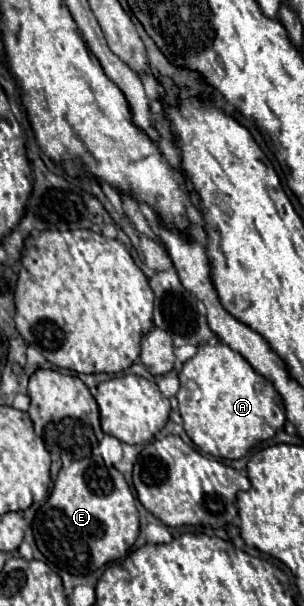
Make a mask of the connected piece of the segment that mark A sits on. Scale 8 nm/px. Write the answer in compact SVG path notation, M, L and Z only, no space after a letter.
M205 342L179 372L179 412L187 436L205 454L221 460L243 458L255 442L275 436L285 426L285 406L273 384L223 342Z

